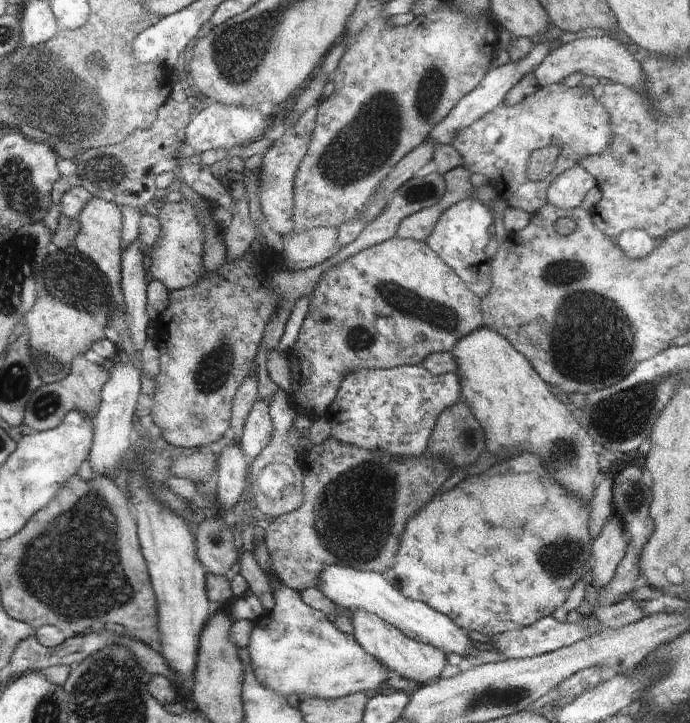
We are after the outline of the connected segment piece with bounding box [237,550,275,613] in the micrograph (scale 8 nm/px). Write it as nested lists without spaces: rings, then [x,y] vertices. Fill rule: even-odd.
[[[254,550],[239,555],[237,562],[240,564],[239,574],[248,583],[250,592],[258,597],[265,612],[270,612],[275,607],[274,589],[270,587],[266,574],[264,574],[256,558],[254,558]]]

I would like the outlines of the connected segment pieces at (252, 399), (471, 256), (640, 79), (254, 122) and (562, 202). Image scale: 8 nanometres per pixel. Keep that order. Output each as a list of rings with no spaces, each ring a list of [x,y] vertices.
[[[252,372],[248,378],[242,381],[242,384],[238,387],[238,392],[233,398],[229,427],[235,432],[236,438],[239,438],[243,433],[246,415],[258,400],[257,377]]]
[[[474,199],[458,201],[443,209],[435,227],[425,241],[440,258],[451,266],[455,273],[466,283],[468,289],[482,298],[490,292],[494,259],[489,258],[486,245],[493,238],[488,231],[493,222],[493,214],[487,206]]]
[[[604,34],[596,38],[582,38],[552,49],[544,60],[535,68],[534,74],[540,87],[552,83],[562,83],[570,74],[584,74],[594,78],[608,78],[615,83],[622,83],[626,87],[634,87],[643,91],[645,78],[639,62],[634,59],[627,48],[626,41]]]
[[[212,103],[194,112],[193,119],[187,124],[185,141],[195,148],[195,154],[208,149],[242,148],[262,138],[264,129],[274,120],[274,116],[263,117],[258,109],[248,110],[233,104]]]
[[[574,165],[548,185],[547,202],[563,209],[580,207],[586,192],[594,186],[597,186],[594,177],[583,166]]]

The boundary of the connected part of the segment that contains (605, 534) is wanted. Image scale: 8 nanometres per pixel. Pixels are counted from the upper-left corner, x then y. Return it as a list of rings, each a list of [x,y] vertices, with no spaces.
[[[612,516],[608,518],[608,522],[604,524],[604,528],[592,544],[594,550],[592,550],[590,569],[594,580],[600,586],[599,590],[602,590],[612,580],[623,554],[626,554],[628,534],[626,534],[626,540],[622,536],[624,536],[622,522],[616,516]]]

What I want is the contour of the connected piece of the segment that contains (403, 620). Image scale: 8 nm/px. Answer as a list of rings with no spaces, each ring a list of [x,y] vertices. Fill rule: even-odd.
[[[329,564],[320,569],[318,578],[320,592],[336,606],[350,610],[367,610],[398,627],[398,630],[410,638],[438,647],[445,655],[456,652],[464,656],[478,646],[450,618],[432,610],[423,602],[405,597],[399,590],[395,590],[378,571],[362,570],[350,565]]]

